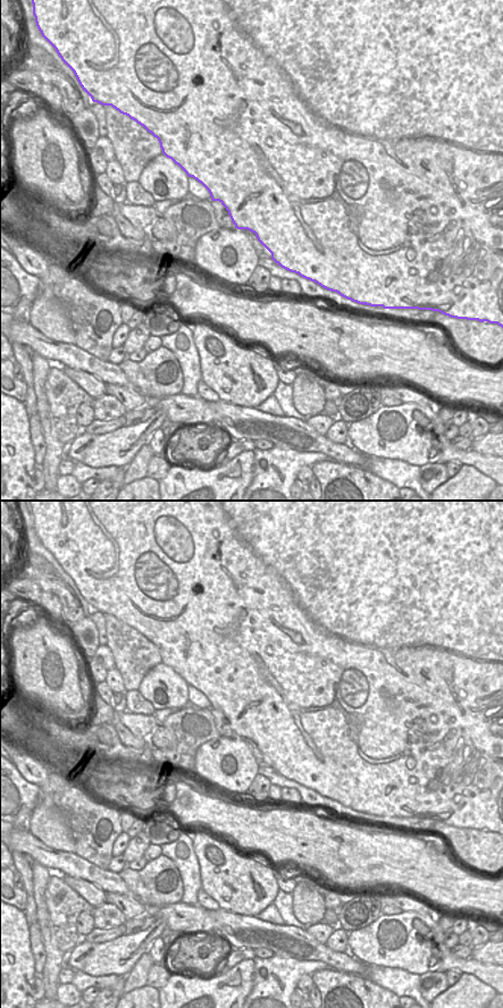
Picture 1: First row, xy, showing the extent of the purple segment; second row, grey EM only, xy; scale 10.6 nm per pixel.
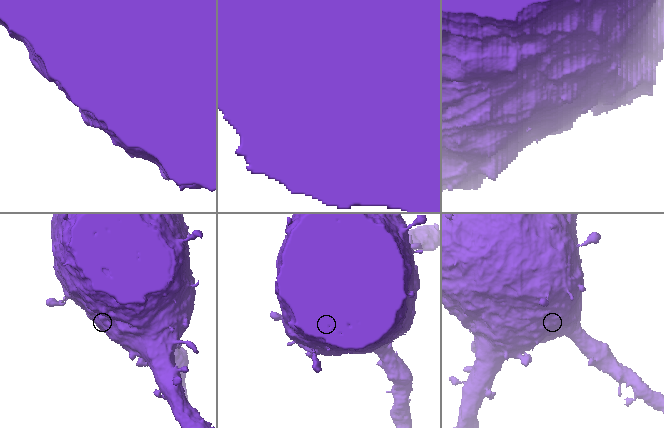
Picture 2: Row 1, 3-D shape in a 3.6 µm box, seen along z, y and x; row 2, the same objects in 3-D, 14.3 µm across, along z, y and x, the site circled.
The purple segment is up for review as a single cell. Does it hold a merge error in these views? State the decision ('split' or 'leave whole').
leave whole

